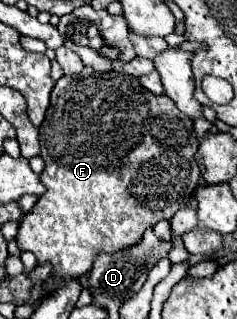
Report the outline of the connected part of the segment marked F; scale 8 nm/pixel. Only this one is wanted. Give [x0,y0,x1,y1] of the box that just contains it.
[20,67,200,279]

